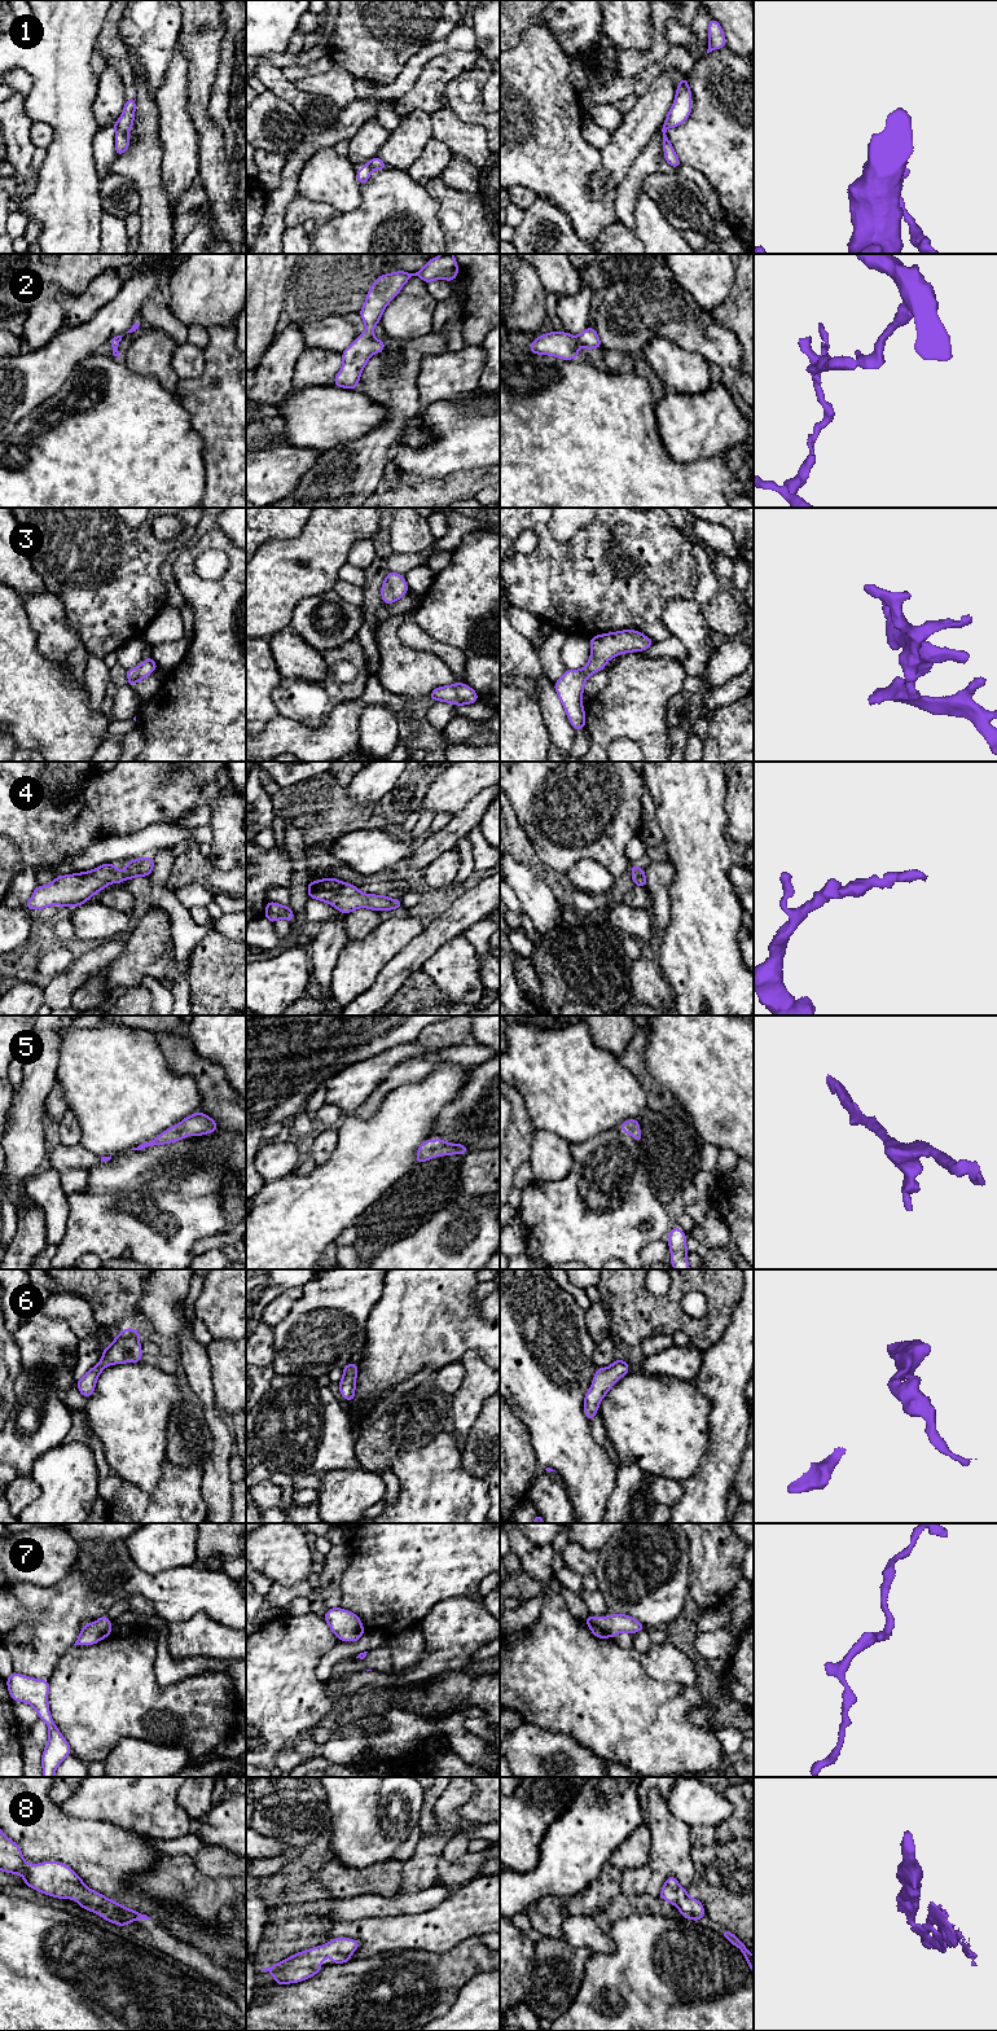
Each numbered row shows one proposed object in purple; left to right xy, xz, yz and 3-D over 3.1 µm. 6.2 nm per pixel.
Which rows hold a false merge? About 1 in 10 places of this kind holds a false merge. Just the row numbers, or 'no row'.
1

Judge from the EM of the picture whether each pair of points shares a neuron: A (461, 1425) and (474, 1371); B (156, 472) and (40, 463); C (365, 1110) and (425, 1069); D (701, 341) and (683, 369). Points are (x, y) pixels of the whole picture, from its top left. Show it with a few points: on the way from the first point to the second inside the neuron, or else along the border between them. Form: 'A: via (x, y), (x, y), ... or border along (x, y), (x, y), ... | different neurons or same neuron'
A: via (464, 1412), (465, 1404), (474, 1390), (474, 1384) | same neuron
B: via (127, 472), (69, 472) | same neuron
C: via (378, 1095), (395, 1078), (409, 1071) | same neuron
D: border along (666, 338), (686, 350), (698, 352), (708, 364) | different neurons

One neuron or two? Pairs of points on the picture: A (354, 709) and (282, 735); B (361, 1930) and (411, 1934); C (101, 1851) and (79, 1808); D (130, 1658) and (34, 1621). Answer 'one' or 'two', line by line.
A: one
B: one
C: two
D: two

